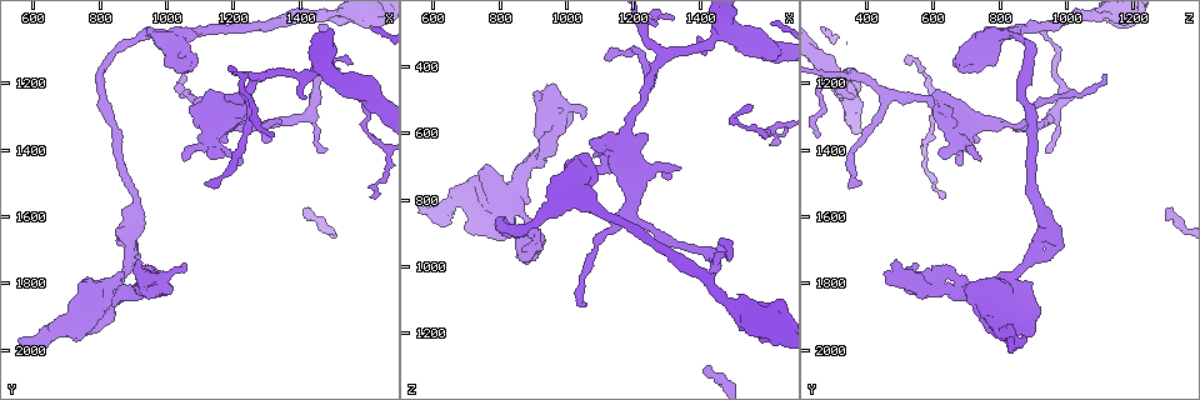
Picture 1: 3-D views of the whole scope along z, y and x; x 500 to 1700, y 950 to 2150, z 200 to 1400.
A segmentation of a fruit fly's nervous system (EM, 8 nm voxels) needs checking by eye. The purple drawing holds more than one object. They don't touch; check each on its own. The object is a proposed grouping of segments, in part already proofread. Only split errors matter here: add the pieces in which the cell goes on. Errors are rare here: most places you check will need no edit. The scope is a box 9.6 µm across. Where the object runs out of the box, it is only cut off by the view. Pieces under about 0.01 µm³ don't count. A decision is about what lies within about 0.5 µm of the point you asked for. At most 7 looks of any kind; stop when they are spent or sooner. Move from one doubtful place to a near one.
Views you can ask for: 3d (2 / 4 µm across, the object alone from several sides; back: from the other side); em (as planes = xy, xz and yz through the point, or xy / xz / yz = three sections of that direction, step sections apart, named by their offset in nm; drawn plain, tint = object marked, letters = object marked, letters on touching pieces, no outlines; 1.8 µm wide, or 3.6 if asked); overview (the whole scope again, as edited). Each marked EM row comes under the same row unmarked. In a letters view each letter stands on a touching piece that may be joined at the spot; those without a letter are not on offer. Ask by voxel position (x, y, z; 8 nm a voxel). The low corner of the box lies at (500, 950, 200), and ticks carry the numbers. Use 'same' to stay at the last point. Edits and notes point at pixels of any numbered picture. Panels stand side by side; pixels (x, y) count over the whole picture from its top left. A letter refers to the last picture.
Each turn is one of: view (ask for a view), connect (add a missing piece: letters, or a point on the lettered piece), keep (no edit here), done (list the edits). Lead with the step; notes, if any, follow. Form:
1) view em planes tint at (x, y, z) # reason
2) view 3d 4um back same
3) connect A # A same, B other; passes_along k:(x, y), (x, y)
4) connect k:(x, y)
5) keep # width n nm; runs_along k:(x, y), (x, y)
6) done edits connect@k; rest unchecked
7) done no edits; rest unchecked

view em planes letters at (1070, 1120, 720) # abrupt turn

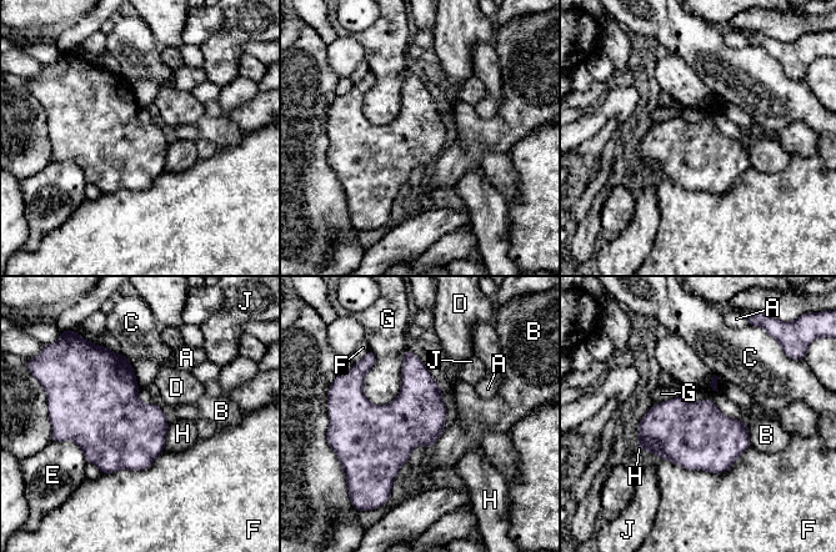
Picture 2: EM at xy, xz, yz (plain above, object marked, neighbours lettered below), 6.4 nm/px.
keep # width 360 nm; A other, B other, C other, D other, E other, F other, G other, H other, J other; border 2:(439, 385), (442, 391); none of them fits

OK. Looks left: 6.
view 3d 4um at (1190, 1370, 720) # branch stops here

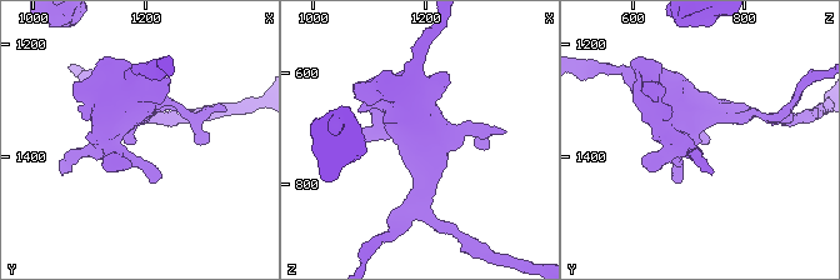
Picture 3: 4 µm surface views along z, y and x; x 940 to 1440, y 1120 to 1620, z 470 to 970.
view em 3.6um xy step 16 letters at (1180, 1375, 720) # shape alone is not enough

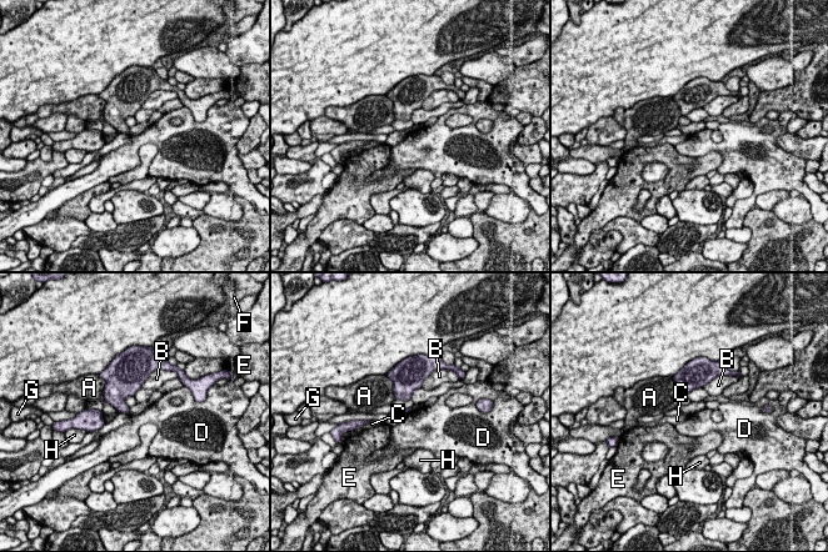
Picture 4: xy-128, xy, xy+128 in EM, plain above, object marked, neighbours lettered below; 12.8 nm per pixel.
view em 3.6um planes letters same # another direction

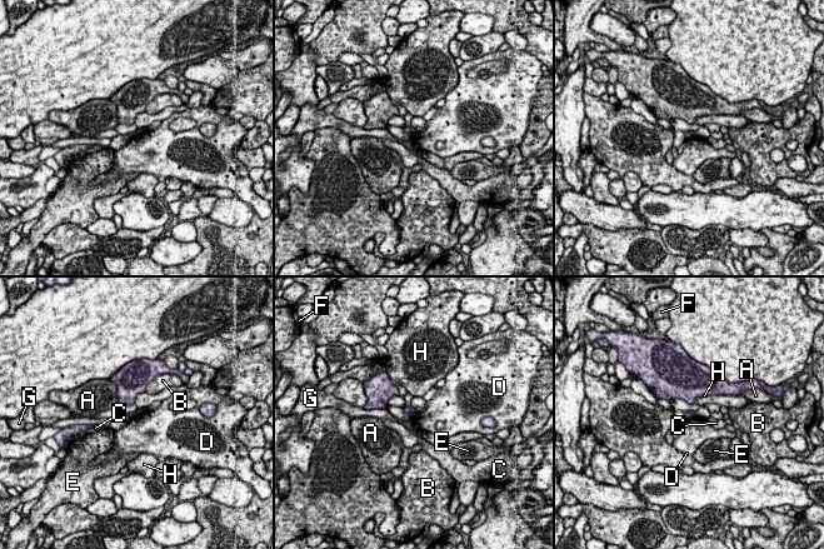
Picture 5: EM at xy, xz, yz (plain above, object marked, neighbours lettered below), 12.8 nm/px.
keep # A other, B other, C other, D other, E other, F other, G other, H other; border 5:(694, 414), (687, 419); none of them fits

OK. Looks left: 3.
view 3d 2um back at (910, 1630, 930) # abrupt turn

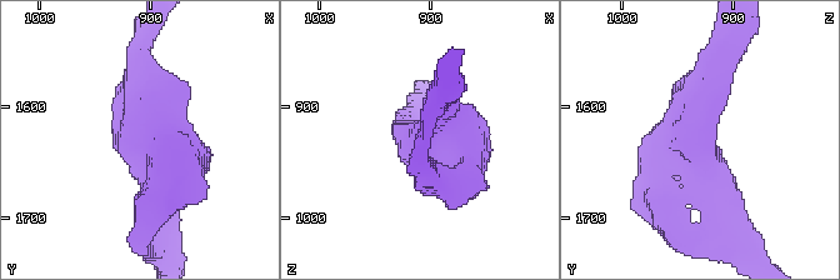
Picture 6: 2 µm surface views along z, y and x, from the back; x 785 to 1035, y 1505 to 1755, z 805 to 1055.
view em 3.6um planes letters at (902, 1632, 934) # now the EM

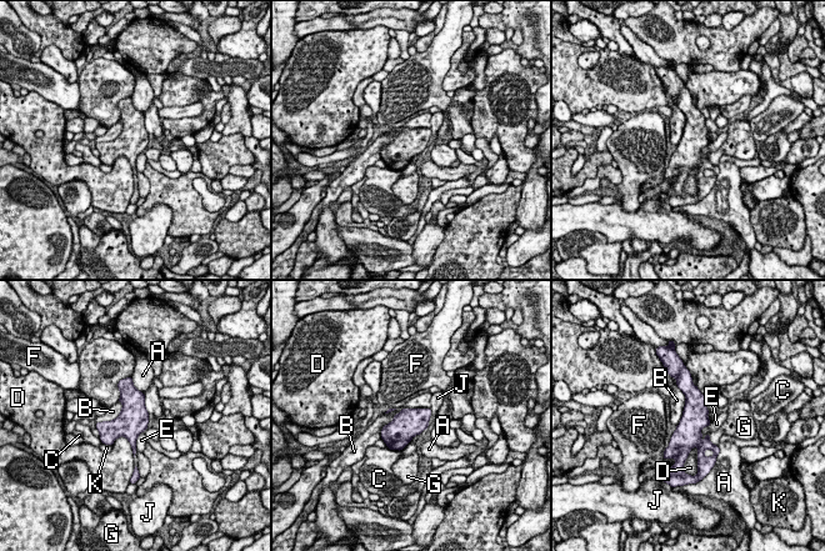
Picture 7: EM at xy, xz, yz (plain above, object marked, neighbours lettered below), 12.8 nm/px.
keep # width 340 nm; A other, B other, C other, D other, E other, F other, G other, J other, K other; runs_along 7:(684, 385), (703, 454); no lettered piece goes on from it

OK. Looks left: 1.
done no edits; rest unchecked

